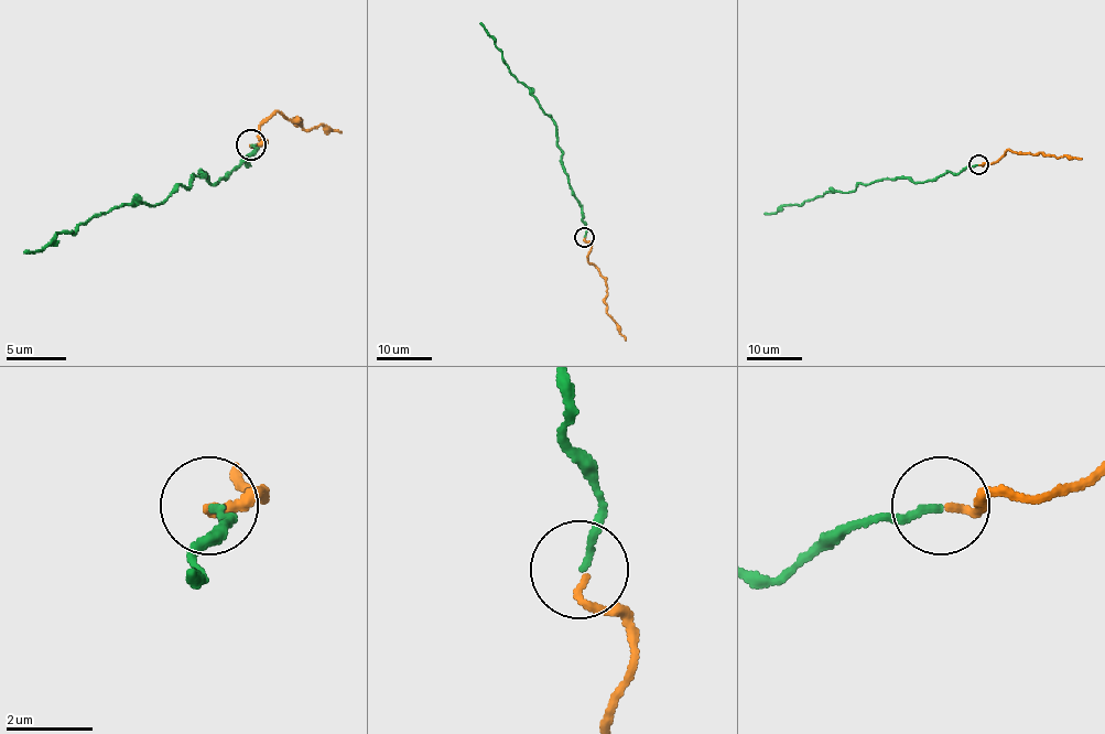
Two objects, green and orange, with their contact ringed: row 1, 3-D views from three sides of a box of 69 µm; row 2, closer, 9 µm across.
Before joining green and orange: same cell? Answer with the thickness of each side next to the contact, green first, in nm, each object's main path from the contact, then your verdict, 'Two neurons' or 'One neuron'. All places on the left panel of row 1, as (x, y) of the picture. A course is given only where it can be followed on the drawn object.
Thickness 150 nm (green) against 160 nm. Course of green: (251, 143), (258, 150), (249, 164), (246, 159), (218, 183), (192, 176), (161, 204), (119, 204), (26, 252). Course of orange: (251, 143), (267, 141), (258, 135), (275, 110), (296, 120), (305, 129), (324, 126), (342, 131). One neuron

